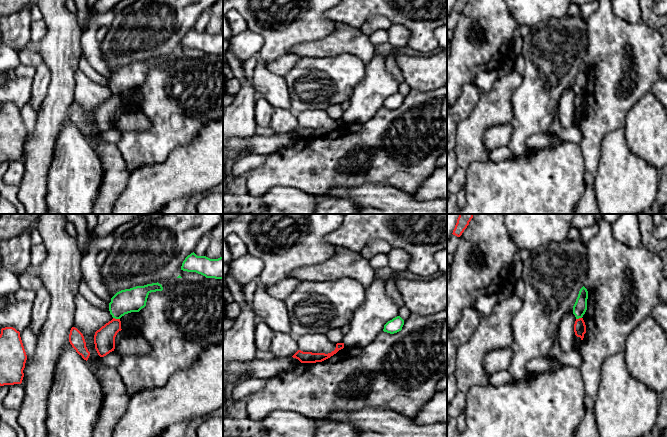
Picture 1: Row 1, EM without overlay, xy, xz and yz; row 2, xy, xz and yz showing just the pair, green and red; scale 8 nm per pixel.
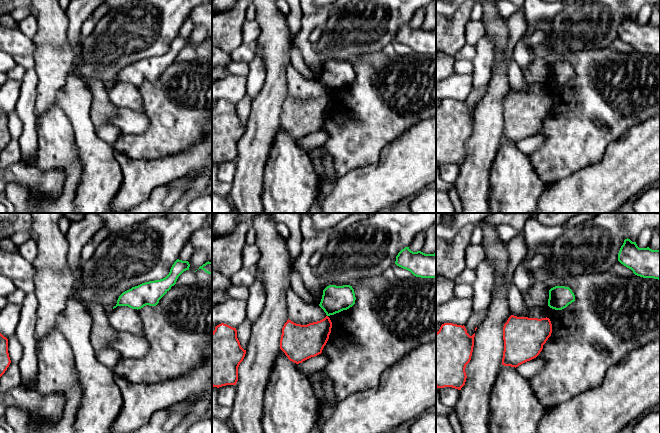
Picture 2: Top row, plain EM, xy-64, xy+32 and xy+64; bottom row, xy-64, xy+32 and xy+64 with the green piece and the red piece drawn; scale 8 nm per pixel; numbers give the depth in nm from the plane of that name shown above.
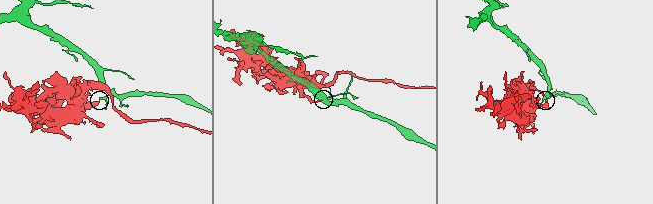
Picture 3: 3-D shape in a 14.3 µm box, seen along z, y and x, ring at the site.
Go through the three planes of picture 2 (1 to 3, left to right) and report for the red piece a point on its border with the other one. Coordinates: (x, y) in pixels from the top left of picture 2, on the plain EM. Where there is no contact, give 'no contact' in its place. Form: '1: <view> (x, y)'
1: no contact
2: no contact
3: no contact

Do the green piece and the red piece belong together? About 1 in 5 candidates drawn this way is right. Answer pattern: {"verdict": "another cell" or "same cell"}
{"verdict": "another cell"}

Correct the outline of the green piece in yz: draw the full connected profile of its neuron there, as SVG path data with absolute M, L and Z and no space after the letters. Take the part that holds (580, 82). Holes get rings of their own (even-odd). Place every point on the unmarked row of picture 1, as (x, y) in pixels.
M583 62L578 70L576 78L573 82L573 90L575 91L576 95L582 94L587 86L587 75L588 75L588 67Z

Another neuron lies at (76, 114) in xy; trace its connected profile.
M72 103L69 110L69 118L76 128L82 132L84 136L88 136L90 128L86 123L83 110L75 103Z

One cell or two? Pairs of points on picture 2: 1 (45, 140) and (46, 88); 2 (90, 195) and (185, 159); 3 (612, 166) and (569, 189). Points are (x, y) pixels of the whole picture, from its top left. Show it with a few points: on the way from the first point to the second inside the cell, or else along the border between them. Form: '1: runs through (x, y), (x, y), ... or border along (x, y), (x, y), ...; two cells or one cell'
1: border along (56, 102), (37, 118), (36, 123); two cells
2: border along (117, 160), (122, 174), (122, 182), (110, 202); two cells
3: runs through (601, 177), (594, 184), (580, 184); one cell

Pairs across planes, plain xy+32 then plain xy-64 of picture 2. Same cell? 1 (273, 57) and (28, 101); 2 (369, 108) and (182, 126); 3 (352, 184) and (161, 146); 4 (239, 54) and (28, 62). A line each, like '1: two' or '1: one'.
1: two
2: one
3: two
4: one

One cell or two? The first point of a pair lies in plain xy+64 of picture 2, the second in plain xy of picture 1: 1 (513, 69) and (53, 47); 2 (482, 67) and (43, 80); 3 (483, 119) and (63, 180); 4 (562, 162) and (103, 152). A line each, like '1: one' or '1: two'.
1: two
2: one
3: two
4: two

